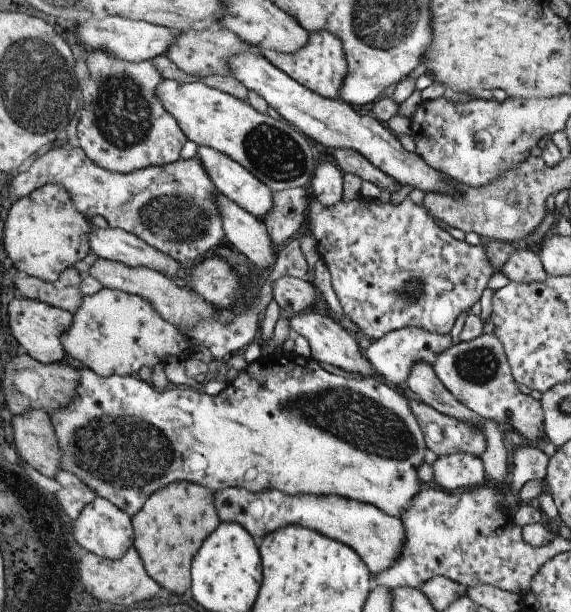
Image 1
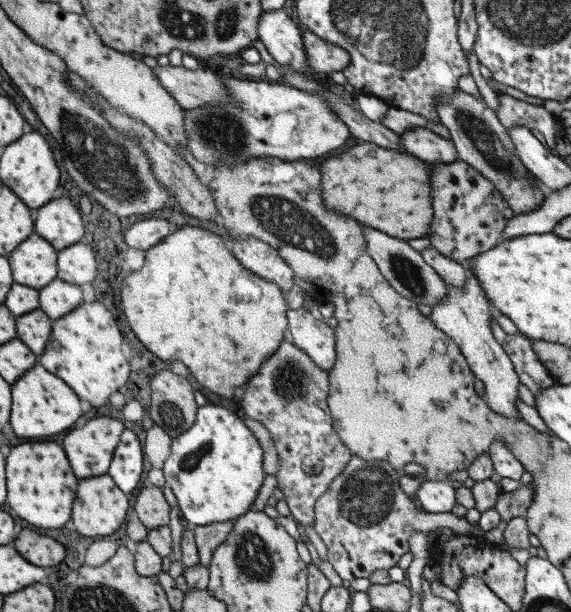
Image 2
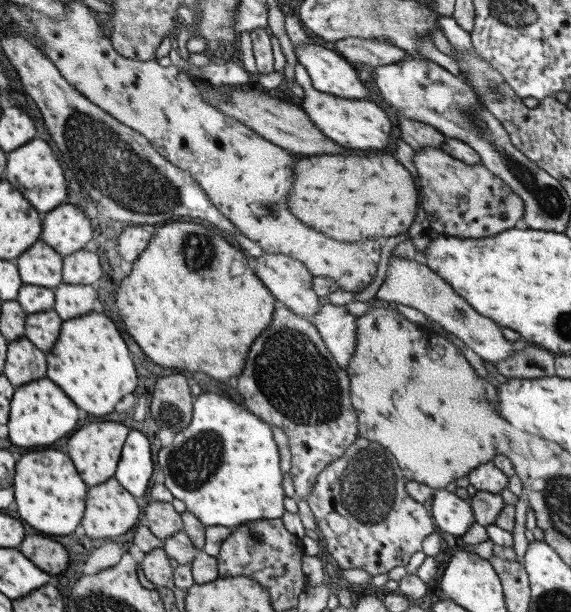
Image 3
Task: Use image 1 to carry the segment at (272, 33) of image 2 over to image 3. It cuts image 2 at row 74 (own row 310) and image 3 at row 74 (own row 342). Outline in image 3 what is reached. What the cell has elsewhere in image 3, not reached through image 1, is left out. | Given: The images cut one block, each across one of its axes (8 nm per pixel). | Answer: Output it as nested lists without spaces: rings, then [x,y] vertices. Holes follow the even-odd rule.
[[[294,45],[297,62],[307,70],[316,90],[342,98],[368,98],[370,90],[358,79],[358,70],[354,68],[342,55],[321,45]]]

